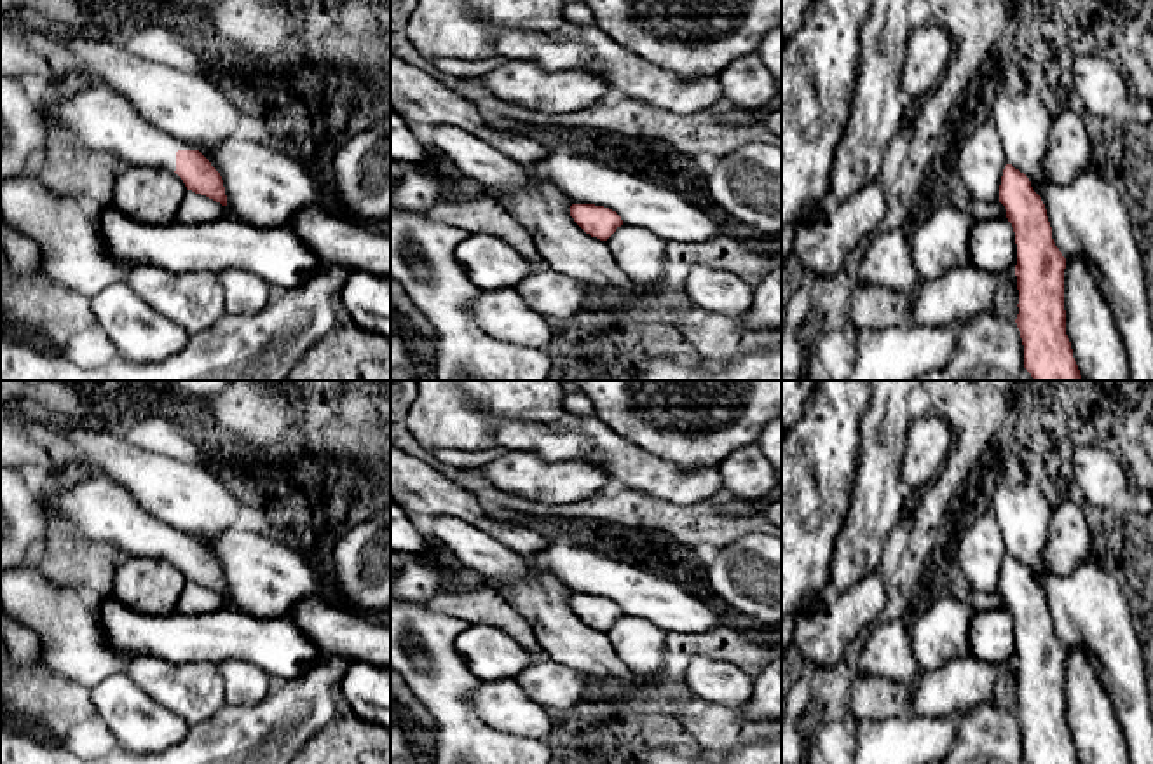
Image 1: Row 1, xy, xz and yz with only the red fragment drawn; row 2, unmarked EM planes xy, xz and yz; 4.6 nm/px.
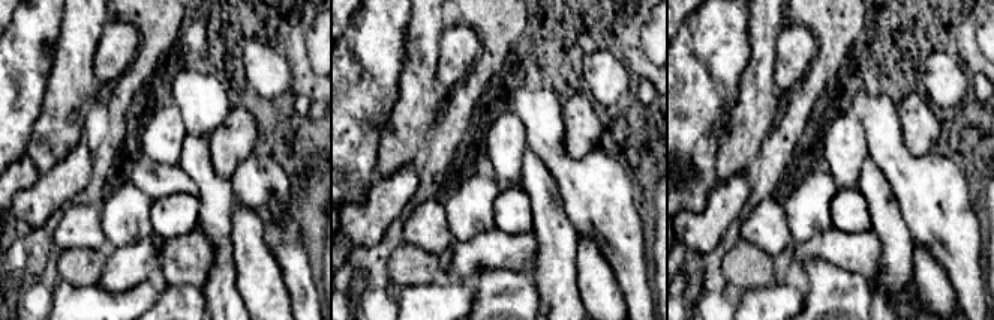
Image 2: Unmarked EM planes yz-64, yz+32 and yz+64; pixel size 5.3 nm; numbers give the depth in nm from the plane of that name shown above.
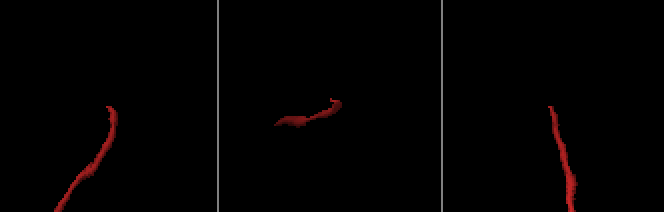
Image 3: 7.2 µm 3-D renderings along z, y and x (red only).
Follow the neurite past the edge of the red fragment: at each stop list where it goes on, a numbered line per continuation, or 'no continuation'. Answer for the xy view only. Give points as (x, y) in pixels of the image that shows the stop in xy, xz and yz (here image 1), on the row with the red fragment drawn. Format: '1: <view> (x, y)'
1: xy (100, 119)

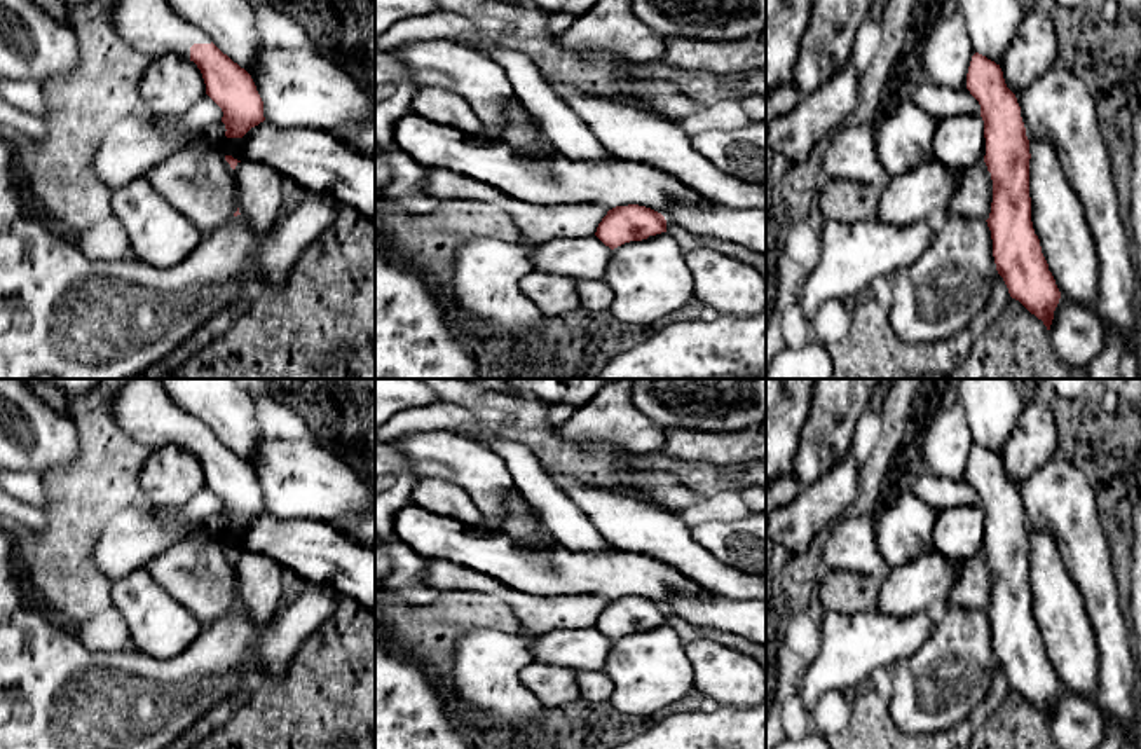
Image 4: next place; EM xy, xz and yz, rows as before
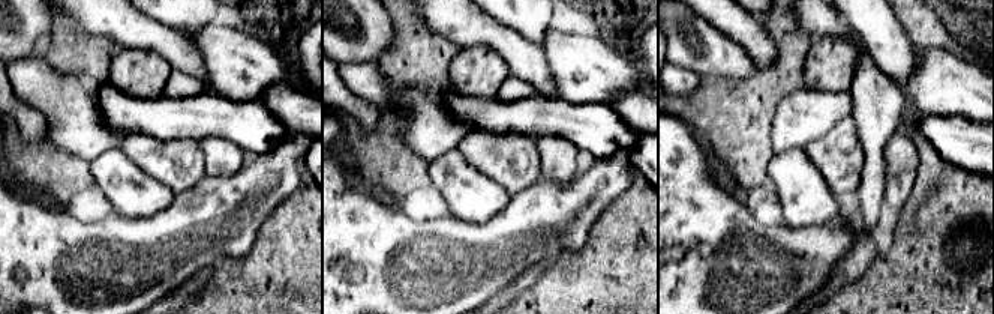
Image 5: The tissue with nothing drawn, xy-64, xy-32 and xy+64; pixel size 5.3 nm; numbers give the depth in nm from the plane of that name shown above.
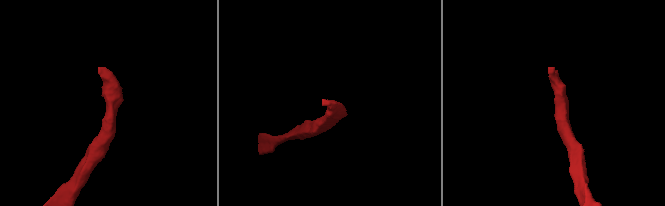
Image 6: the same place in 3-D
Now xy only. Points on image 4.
1: xy (150, 27)

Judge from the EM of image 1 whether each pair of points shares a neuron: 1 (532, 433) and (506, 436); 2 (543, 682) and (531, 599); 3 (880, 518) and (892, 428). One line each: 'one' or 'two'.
1: one
2: two
3: one

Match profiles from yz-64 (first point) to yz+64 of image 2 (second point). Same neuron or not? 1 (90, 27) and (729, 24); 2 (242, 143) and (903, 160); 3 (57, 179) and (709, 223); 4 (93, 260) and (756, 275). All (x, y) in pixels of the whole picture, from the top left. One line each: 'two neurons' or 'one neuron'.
1: two neurons
2: two neurons
3: one neuron
4: one neuron

